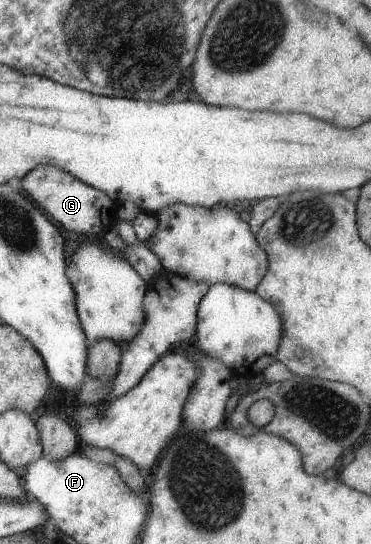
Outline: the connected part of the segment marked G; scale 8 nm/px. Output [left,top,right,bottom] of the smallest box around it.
[21,167,115,235]

